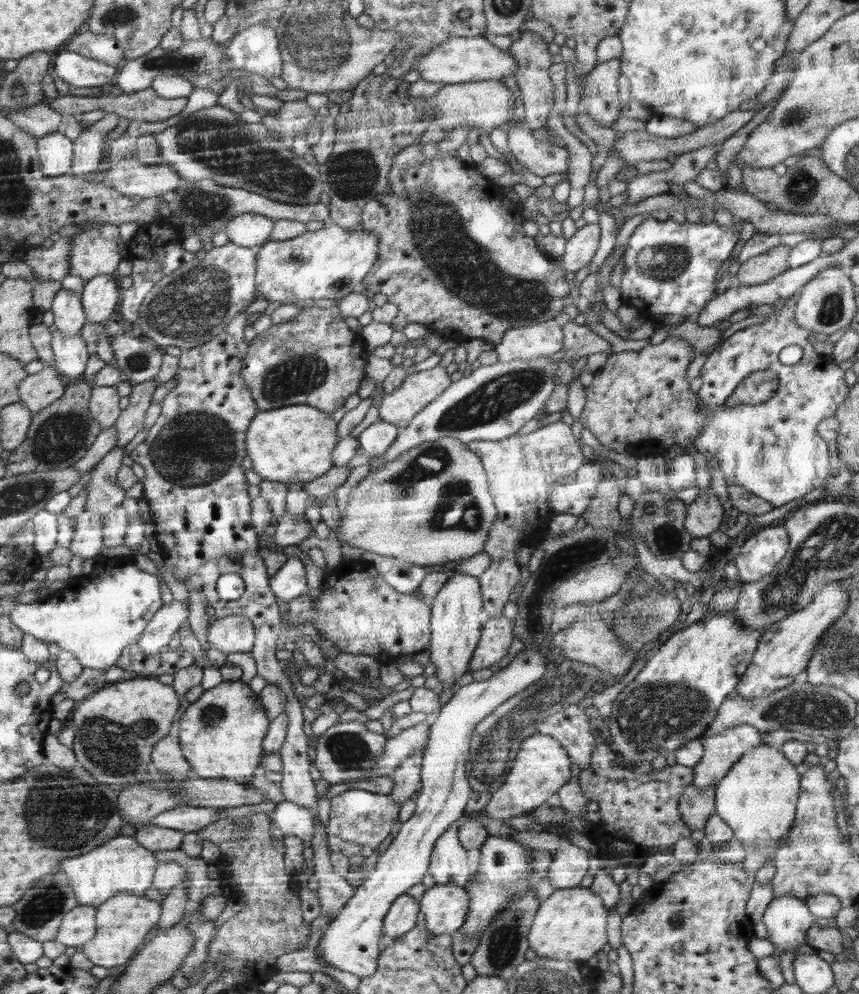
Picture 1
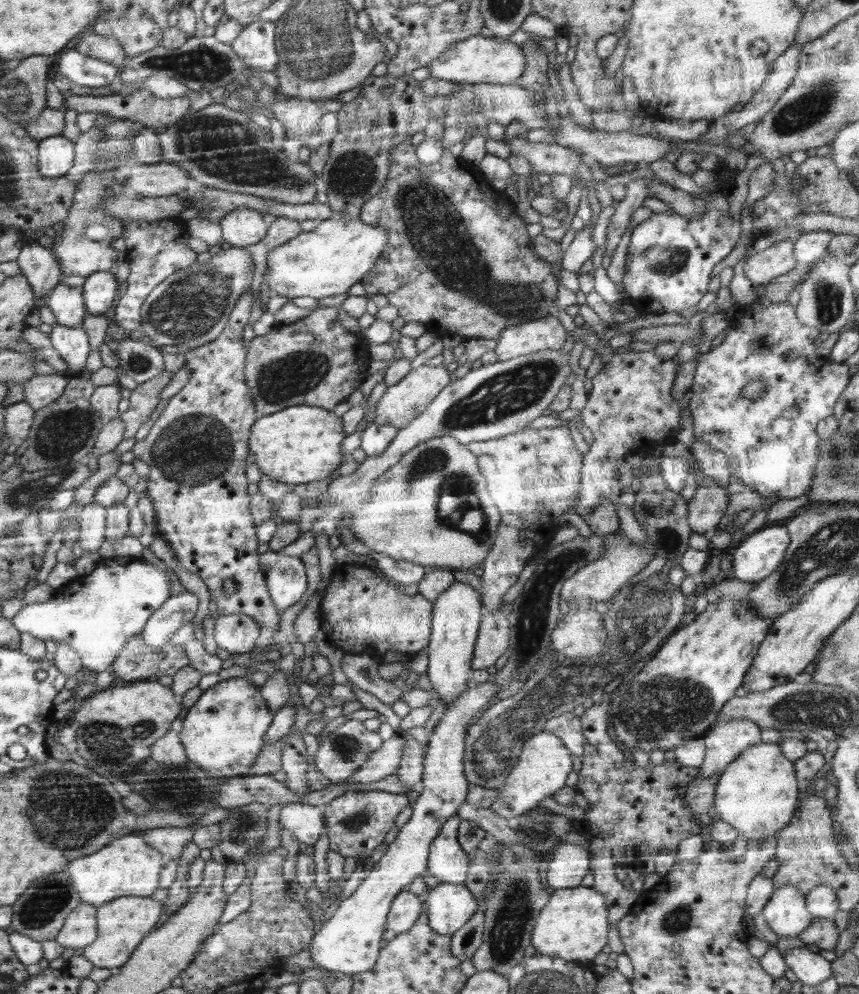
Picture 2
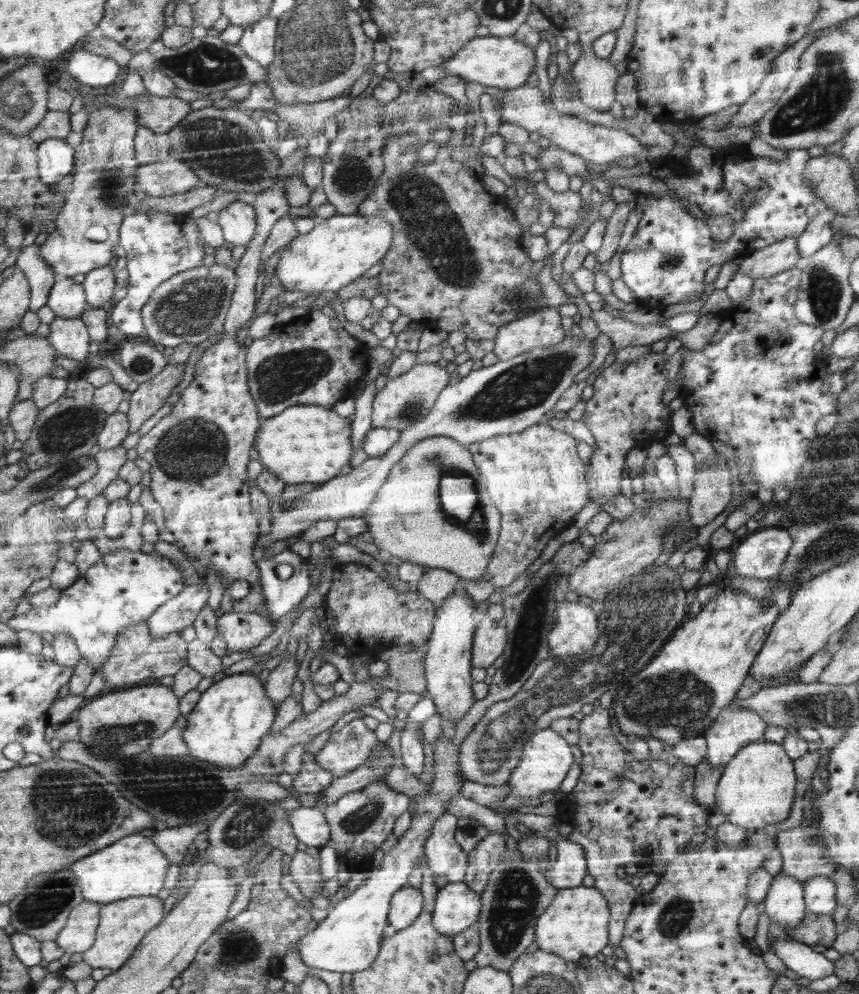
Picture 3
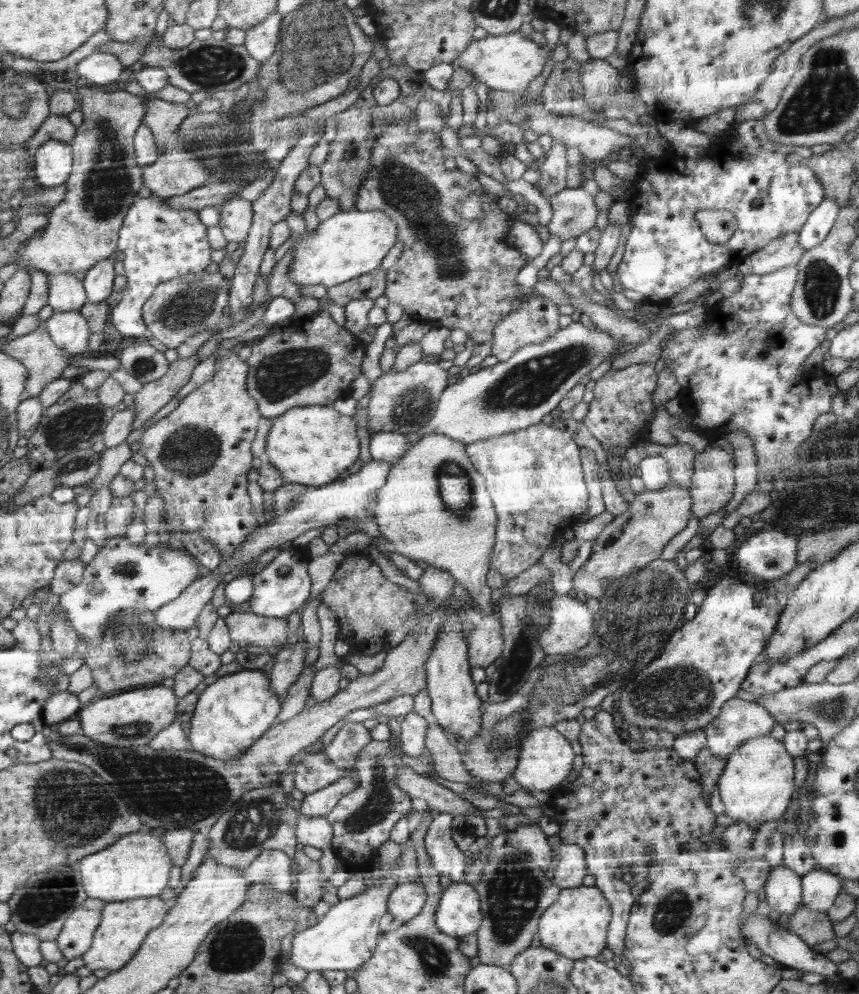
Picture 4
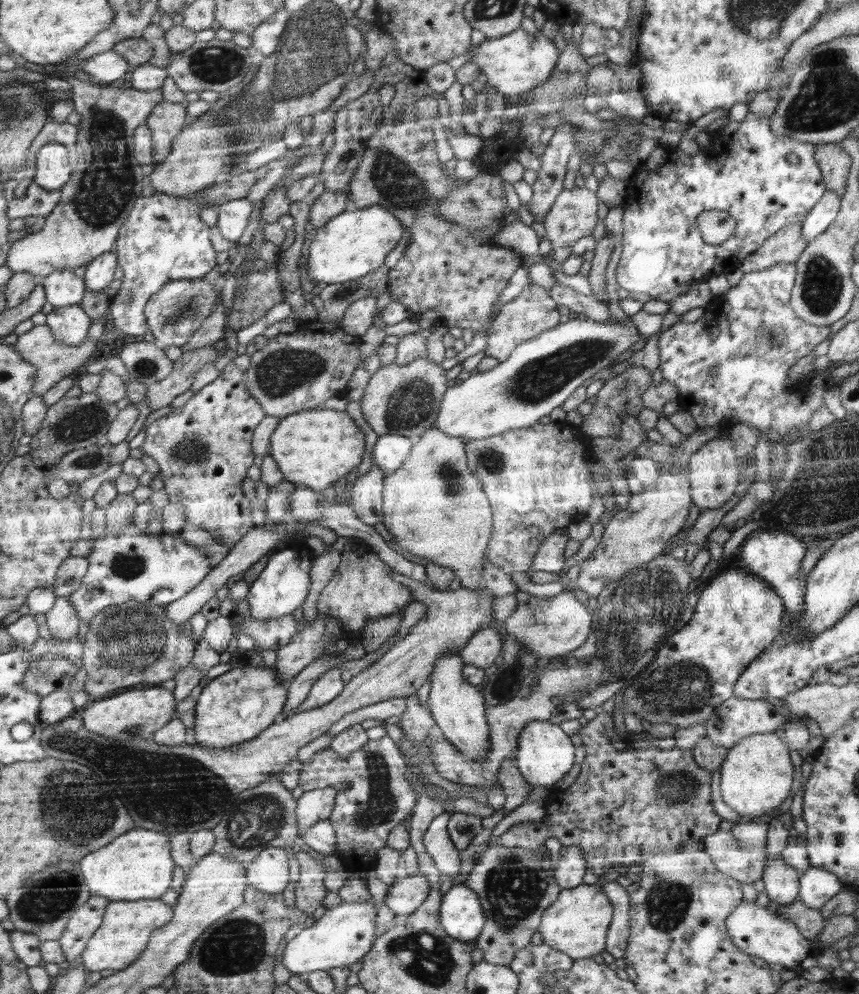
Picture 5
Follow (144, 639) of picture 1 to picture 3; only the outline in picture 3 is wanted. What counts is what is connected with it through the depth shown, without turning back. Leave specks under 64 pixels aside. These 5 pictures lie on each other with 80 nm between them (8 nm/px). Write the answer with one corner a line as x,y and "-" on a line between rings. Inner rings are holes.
204,578
205,583
200,583
196,585
190,585
183,588
174,599
170,599
168,602
163,604
162,607
158,607
156,611
153,612
147,618
147,623
149,624
149,631
153,636
153,639
162,638
162,636
170,633
180,633
184,628
192,626
199,612
207,605
208,600
208,584

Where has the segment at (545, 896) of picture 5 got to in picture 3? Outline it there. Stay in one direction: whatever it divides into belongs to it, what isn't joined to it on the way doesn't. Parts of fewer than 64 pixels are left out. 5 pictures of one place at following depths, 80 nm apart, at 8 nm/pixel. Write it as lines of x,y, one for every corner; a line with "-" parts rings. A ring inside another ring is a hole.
507,848
500,858
500,863
493,868
486,888
481,892
480,944
473,960
478,964
478,968
492,967
508,973
520,956
526,952
526,948
532,944
534,926
537,926
536,920
545,912
548,904
553,902
559,888
551,885
547,876
540,874
535,862
522,860
517,850

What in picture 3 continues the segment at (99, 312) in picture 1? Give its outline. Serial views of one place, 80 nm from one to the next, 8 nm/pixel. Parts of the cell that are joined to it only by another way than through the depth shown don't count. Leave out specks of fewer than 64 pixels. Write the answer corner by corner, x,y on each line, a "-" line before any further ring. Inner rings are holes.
106,266
88,272
82,282
82,288
85,290
89,308
102,308
106,302
111,302
110,298
116,288
113,267

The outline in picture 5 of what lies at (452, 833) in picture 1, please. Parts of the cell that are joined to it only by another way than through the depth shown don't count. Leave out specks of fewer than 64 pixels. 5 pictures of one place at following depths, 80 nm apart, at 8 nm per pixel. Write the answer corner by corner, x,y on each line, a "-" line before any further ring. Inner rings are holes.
446,811
436,816
423,836
425,851
432,857
442,877
445,874
456,877
458,868
460,868
460,856
458,856
458,850
454,848
455,844
449,835
451,818
452,814

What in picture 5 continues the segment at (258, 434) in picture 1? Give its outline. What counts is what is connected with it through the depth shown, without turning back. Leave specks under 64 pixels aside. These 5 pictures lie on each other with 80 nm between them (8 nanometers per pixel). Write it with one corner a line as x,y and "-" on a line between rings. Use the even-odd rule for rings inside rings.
312,408
279,420
270,437
269,453
282,471
285,481
305,485
324,493
362,462
364,434
346,411

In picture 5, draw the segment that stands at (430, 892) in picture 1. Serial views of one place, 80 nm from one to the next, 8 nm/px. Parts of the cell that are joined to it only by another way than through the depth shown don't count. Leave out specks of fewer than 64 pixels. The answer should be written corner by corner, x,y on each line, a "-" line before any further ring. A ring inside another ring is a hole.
454,884
443,897
439,919
450,937
468,943
479,938
488,918
477,892
463,884

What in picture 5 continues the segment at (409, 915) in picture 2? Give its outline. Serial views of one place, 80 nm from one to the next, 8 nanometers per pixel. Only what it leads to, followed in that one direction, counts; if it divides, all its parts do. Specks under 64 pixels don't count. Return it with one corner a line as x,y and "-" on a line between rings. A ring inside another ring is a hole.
417,871
413,875
394,880
385,896
385,904
397,914
411,915
429,896
432,890
428,879

